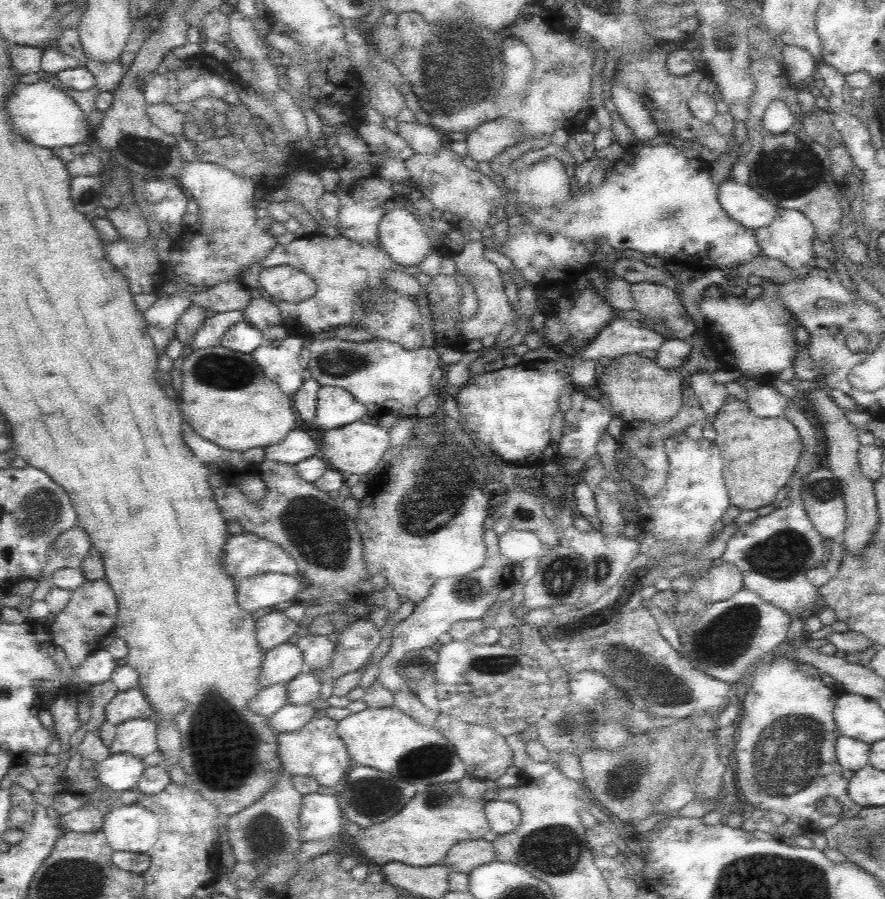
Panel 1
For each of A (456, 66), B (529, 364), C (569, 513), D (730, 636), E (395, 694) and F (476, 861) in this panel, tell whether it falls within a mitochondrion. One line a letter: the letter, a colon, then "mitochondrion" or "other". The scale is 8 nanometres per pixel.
A: mitochondrion
B: other
C: other
D: mitochondrion
E: other
F: other

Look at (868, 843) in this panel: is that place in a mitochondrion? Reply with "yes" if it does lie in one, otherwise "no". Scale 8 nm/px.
yes

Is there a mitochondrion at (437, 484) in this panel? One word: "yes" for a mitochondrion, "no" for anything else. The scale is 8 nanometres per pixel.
yes

